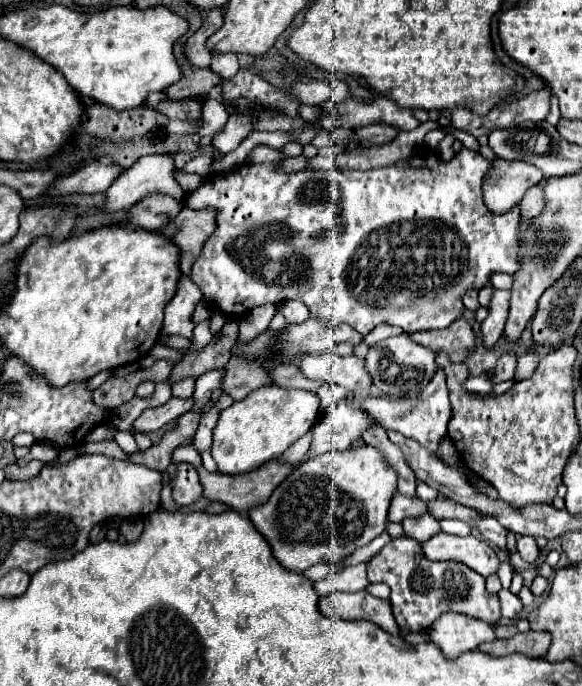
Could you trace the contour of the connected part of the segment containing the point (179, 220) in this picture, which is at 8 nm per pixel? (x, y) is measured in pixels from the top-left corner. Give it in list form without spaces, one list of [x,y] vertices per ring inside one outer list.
[[[187,206],[163,228],[157,232],[165,238],[171,238],[175,246],[181,250],[179,268],[183,274],[189,276],[189,270],[197,254],[201,252],[203,242],[213,234],[217,228],[215,212],[213,210],[189,210]]]

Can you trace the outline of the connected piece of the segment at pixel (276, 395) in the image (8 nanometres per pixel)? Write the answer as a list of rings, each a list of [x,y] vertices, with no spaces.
[[[263,386],[245,400],[233,402],[219,414],[213,430],[211,454],[223,474],[241,474],[279,458],[295,440],[299,440],[317,422],[319,396],[309,390],[289,390],[281,386]]]

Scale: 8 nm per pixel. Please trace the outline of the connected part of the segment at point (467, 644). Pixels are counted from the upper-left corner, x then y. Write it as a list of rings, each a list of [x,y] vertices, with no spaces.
[[[447,612],[431,624],[429,636],[447,658],[455,658],[461,652],[475,650],[479,644],[493,640],[495,628],[477,618]]]

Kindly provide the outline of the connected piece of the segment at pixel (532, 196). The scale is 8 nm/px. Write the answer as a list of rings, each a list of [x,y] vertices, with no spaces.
[[[539,186],[529,188],[529,192],[525,192],[523,200],[519,202],[521,208],[521,216],[537,216],[543,210],[545,198],[543,198],[543,190]]]

